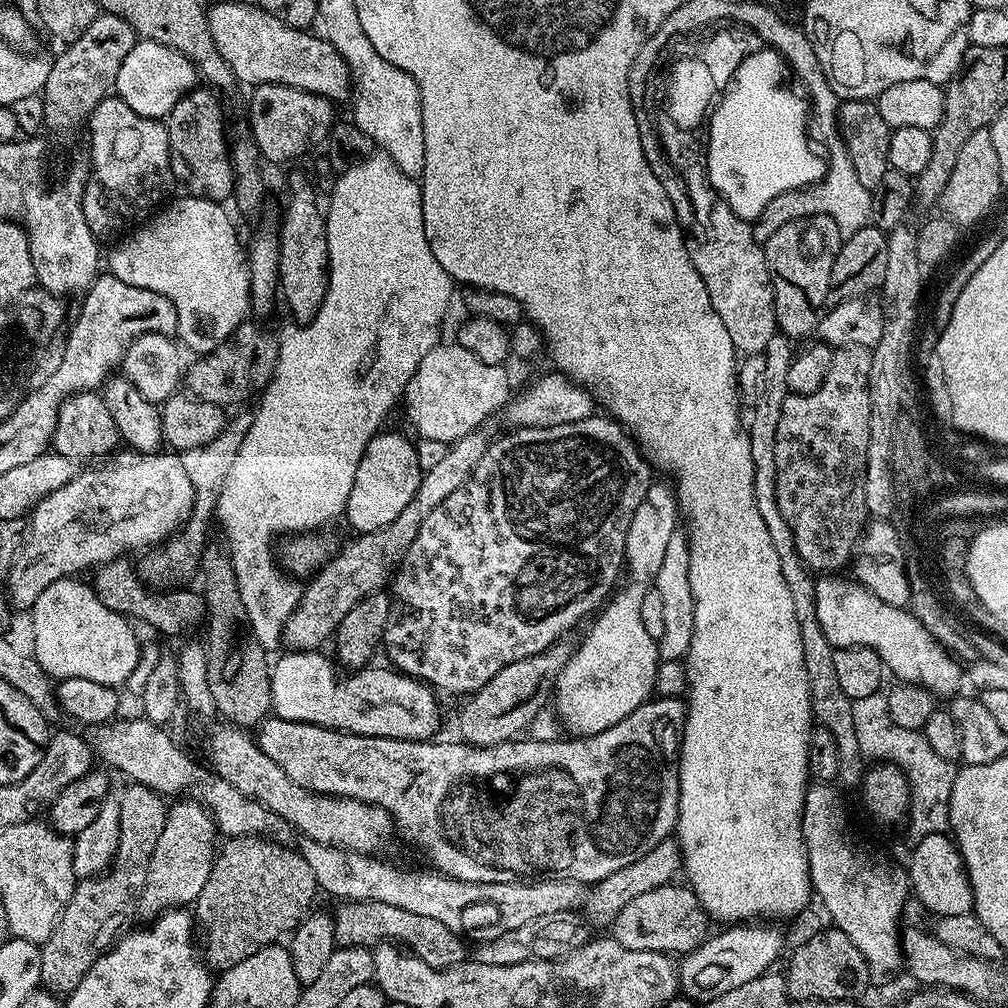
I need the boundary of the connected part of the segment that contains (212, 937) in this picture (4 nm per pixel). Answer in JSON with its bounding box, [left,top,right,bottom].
[192,836,318,973]

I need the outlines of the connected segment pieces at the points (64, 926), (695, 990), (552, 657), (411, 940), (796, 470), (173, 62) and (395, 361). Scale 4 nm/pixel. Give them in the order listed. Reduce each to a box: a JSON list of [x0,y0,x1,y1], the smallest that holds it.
[[40,783,169,994],[679,922,784,1002],[459,638,574,748],[334,900,465,968],[774,346,872,574],[114,39,198,120],[215,150,454,650]]

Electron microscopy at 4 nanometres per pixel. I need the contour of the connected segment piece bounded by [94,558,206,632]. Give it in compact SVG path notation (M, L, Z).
M121 558L118 560L111 560L105 564L100 565L95 569L94 587L98 598L106 606L110 606L110 610L120 613L122 616L127 616L133 621L141 620L144 624L149 624L152 628L157 628L160 632L180 632L186 628L192 628L195 624L203 625L206 620L206 613L204 610L204 598L199 591L186 592L190 590L157 590L149 587L141 580L140 573L135 563L131 564L131 559Z

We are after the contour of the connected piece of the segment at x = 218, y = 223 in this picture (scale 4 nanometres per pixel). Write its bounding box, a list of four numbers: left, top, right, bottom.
[106,194,252,354]

